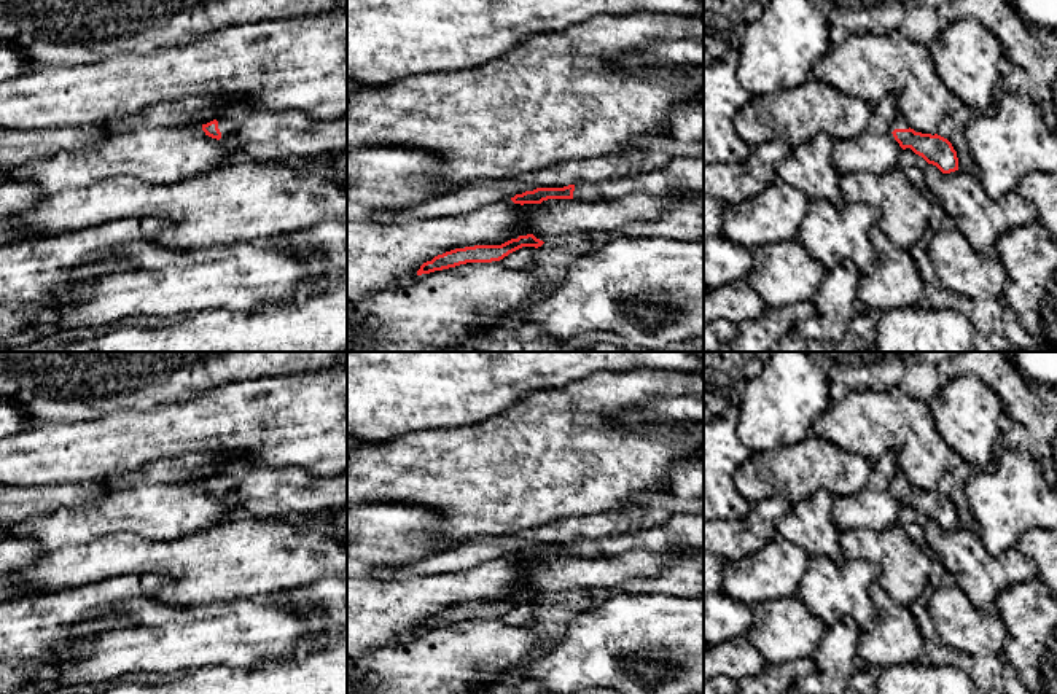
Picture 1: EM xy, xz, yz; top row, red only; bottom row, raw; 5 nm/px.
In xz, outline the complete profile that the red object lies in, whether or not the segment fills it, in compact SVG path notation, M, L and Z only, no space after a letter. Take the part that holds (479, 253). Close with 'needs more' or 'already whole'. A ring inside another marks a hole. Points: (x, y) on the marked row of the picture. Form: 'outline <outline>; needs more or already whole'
outline M527 234L527 236L519 236L517 239L511 239L501 245L474 245L474 247L455 248L455 250L435 256L431 261L423 263L420 269L417 271L417 275L455 267L466 263L500 261L509 253L522 247L538 248L543 244L544 242L536 239L533 234Z; already whole

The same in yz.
outline M898 113L891 123L891 134L903 150L911 148L928 164L936 166L942 174L958 170L958 158L952 143L934 134L915 132L909 123Z; needs more

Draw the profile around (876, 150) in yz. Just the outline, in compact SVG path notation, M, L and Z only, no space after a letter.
M893 96L882 97L871 108L866 131L850 140L833 145L833 166L839 174L871 172L885 174L898 167L903 148L891 134L891 123L898 116L898 102Z

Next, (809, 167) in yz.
M825 132L793 146L790 154L775 167L777 177L798 188L810 201L825 199L833 207L842 207L841 174L833 166L834 140Z

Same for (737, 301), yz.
M745 279L707 288L704 293L704 325L726 320L739 326L742 322L761 317L764 310L763 298Z

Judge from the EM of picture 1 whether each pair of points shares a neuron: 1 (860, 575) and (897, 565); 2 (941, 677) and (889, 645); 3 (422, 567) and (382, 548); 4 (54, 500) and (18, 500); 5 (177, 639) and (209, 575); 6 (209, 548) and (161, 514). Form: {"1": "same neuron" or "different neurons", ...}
{"1": "different neurons", "2": "different neurons", "3": "different neurons", "4": "same neuron", "5": "different neurons", "6": "different neurons"}

